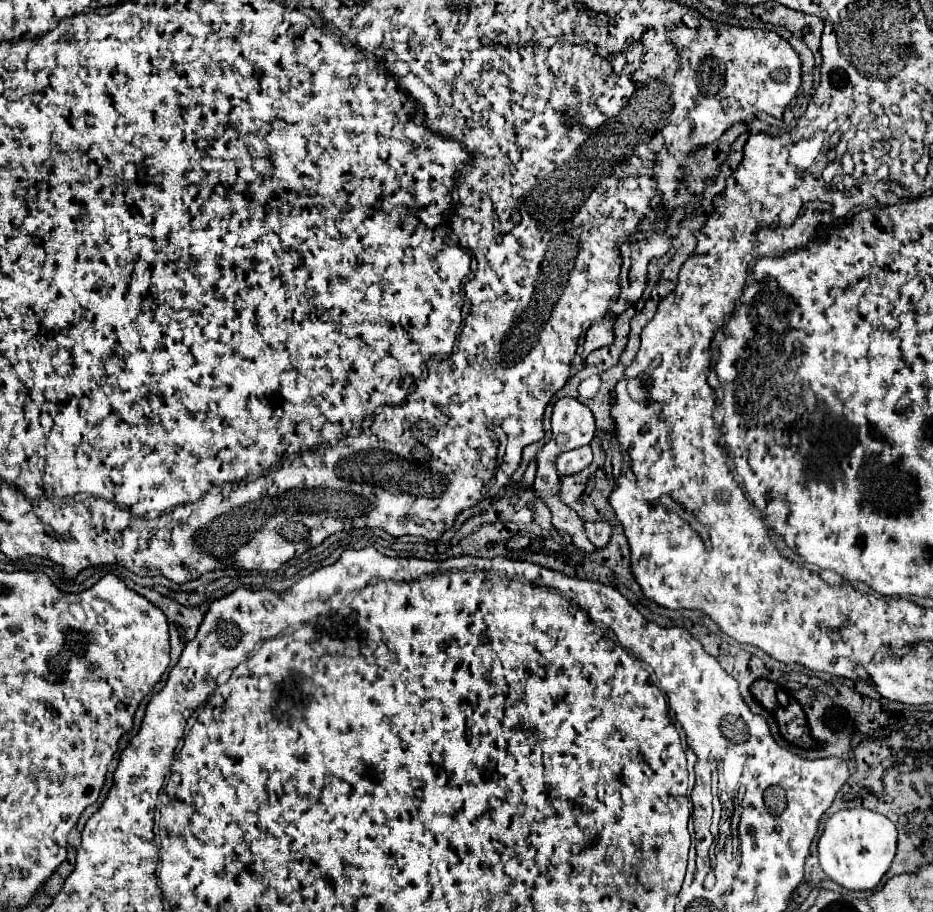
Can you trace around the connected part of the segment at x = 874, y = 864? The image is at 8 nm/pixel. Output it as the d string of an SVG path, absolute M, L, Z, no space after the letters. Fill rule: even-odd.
M844 809L834 813L818 839L818 857L824 873L850 891L876 889L896 855L896 825L870 809Z

